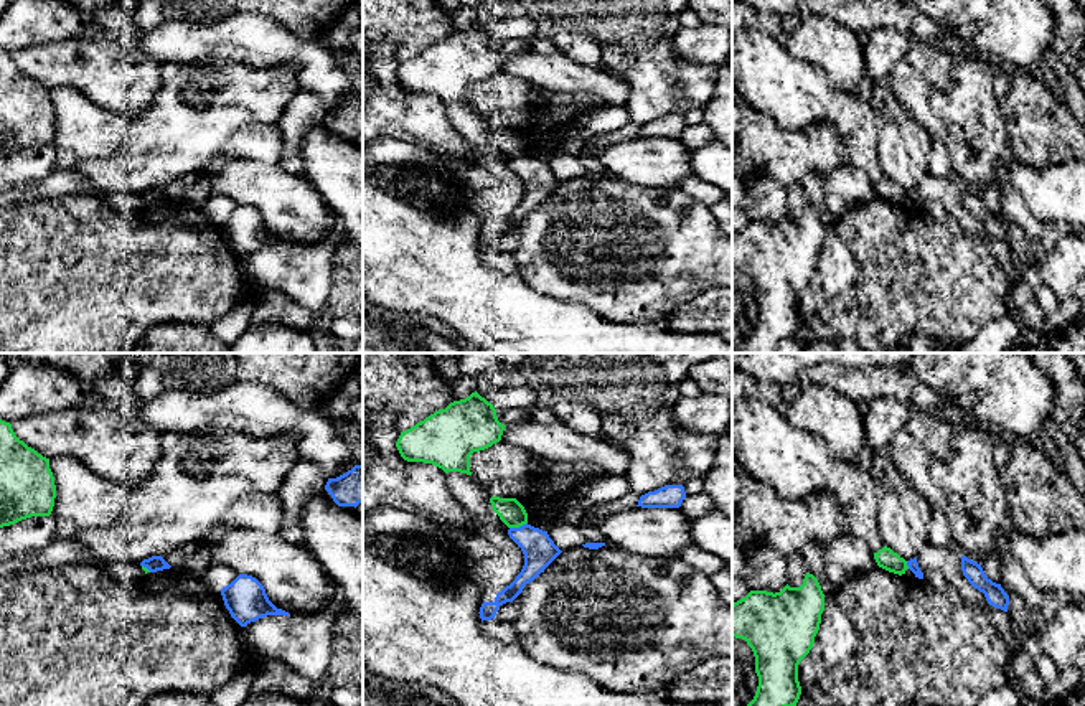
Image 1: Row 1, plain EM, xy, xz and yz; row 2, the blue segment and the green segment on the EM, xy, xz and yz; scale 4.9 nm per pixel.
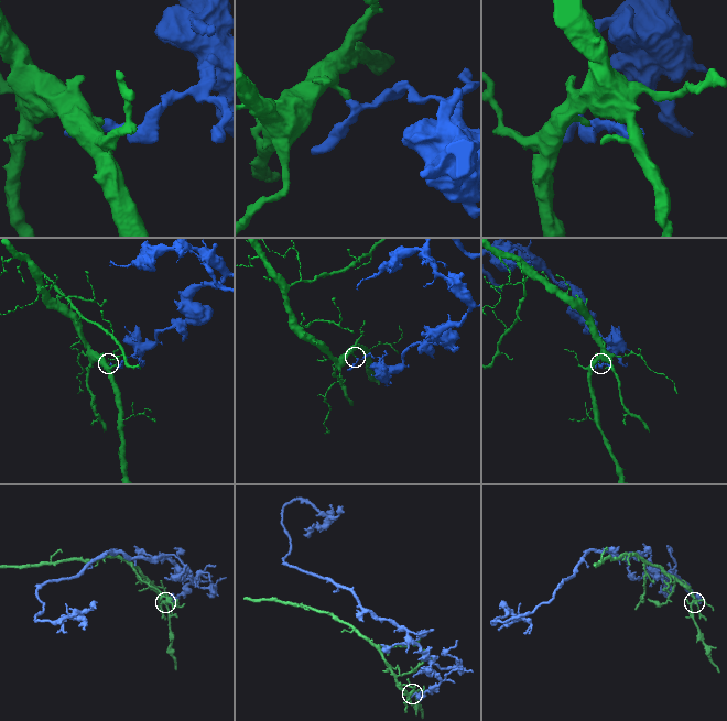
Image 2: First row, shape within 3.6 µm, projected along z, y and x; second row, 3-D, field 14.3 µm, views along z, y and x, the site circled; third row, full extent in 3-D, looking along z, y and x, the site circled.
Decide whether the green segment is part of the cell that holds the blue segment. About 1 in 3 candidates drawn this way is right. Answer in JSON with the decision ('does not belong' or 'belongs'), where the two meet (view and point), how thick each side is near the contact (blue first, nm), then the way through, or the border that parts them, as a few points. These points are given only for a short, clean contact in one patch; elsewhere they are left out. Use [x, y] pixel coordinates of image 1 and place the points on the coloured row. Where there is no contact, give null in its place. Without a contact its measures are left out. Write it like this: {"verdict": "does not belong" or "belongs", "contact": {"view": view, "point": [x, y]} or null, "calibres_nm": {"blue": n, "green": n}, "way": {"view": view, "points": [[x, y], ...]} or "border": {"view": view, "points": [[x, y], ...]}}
{"verdict": "does not belong", "contact": {"view": "xz", "point": [520, 527]}, "calibres_nm": {"blue": 160, "green": 120}}

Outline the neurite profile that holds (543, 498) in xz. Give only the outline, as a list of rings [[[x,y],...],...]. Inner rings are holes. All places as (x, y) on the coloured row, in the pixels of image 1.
[[[552,464],[549,478],[541,483],[531,478],[529,490],[516,500],[528,513],[528,525],[533,516],[552,518],[557,521],[557,506],[564,500],[572,498],[584,482],[605,475],[607,472],[597,465]]]

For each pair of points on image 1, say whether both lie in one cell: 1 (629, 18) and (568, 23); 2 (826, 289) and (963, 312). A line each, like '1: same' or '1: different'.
1: same
2: different

